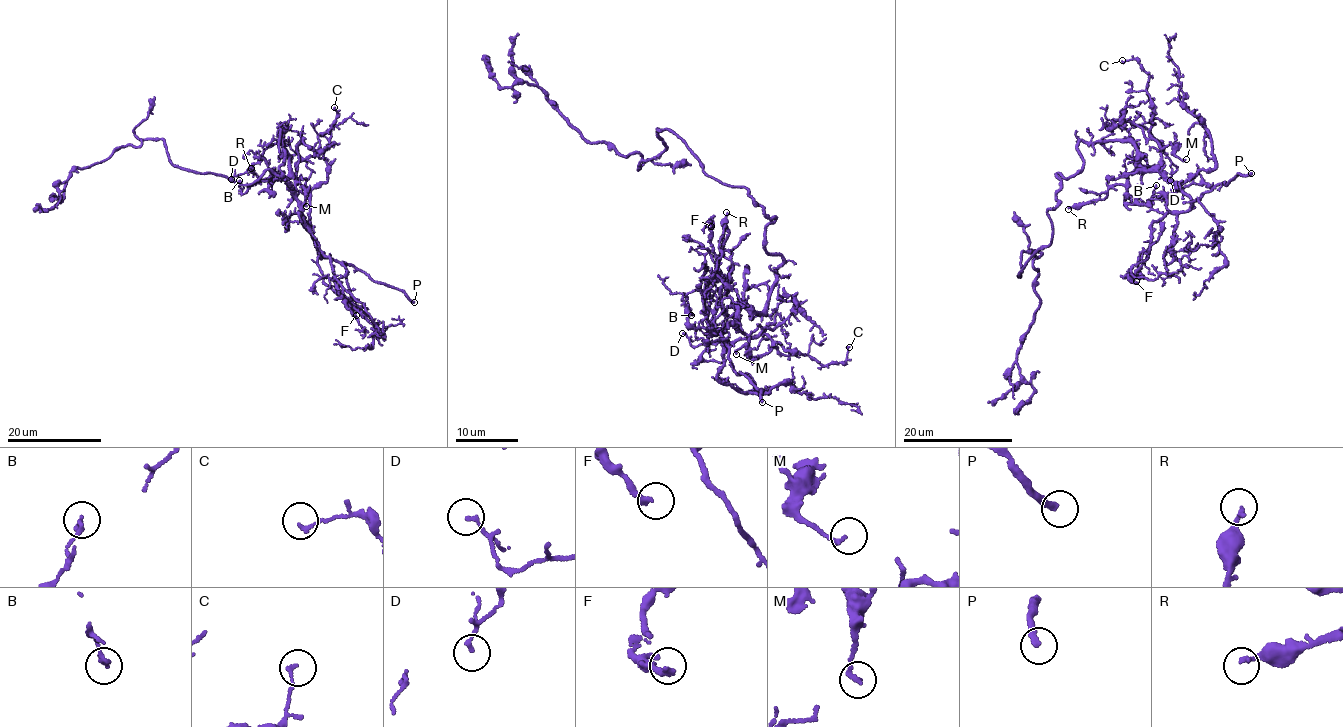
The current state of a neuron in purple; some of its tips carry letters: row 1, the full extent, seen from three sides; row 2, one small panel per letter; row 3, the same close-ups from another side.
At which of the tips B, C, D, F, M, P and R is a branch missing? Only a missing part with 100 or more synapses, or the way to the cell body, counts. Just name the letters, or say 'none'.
P

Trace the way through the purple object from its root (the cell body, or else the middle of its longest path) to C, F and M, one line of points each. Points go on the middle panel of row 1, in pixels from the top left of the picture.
C: (773, 220), (763, 248), (782, 263), (768, 307), (737, 310), (741, 329), (823, 365), (846, 360), (849, 347)
F: (773, 220), (763, 248), (783, 258), (768, 307), (741, 307), (715, 334), (708, 327), (725, 280), (711, 226)
M: (773, 220), (763, 248), (782, 263), (768, 307), (737, 310), (750, 351), (743, 346), (736, 354)

